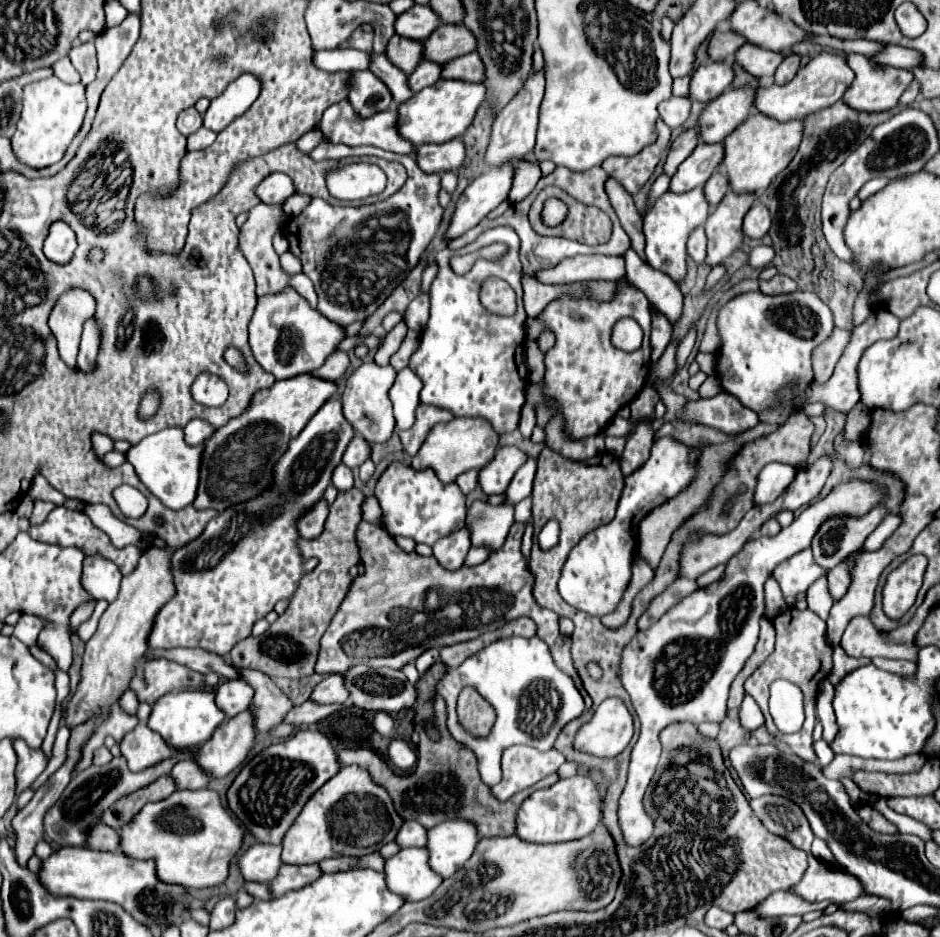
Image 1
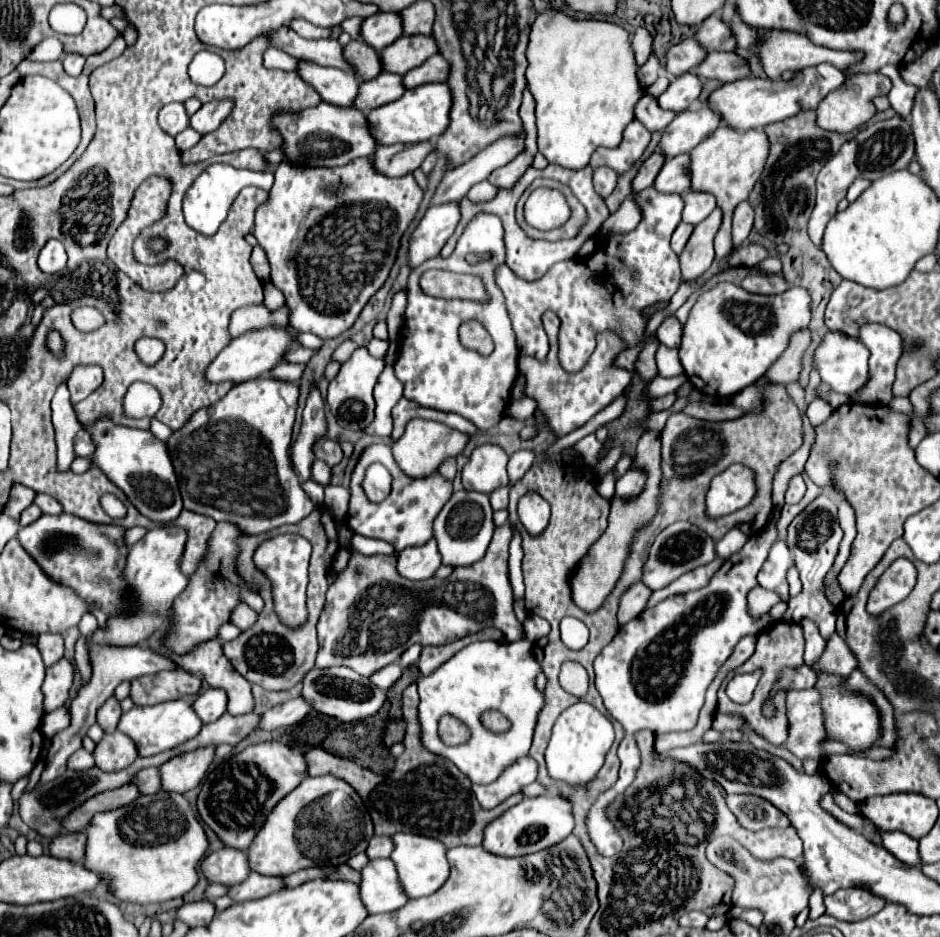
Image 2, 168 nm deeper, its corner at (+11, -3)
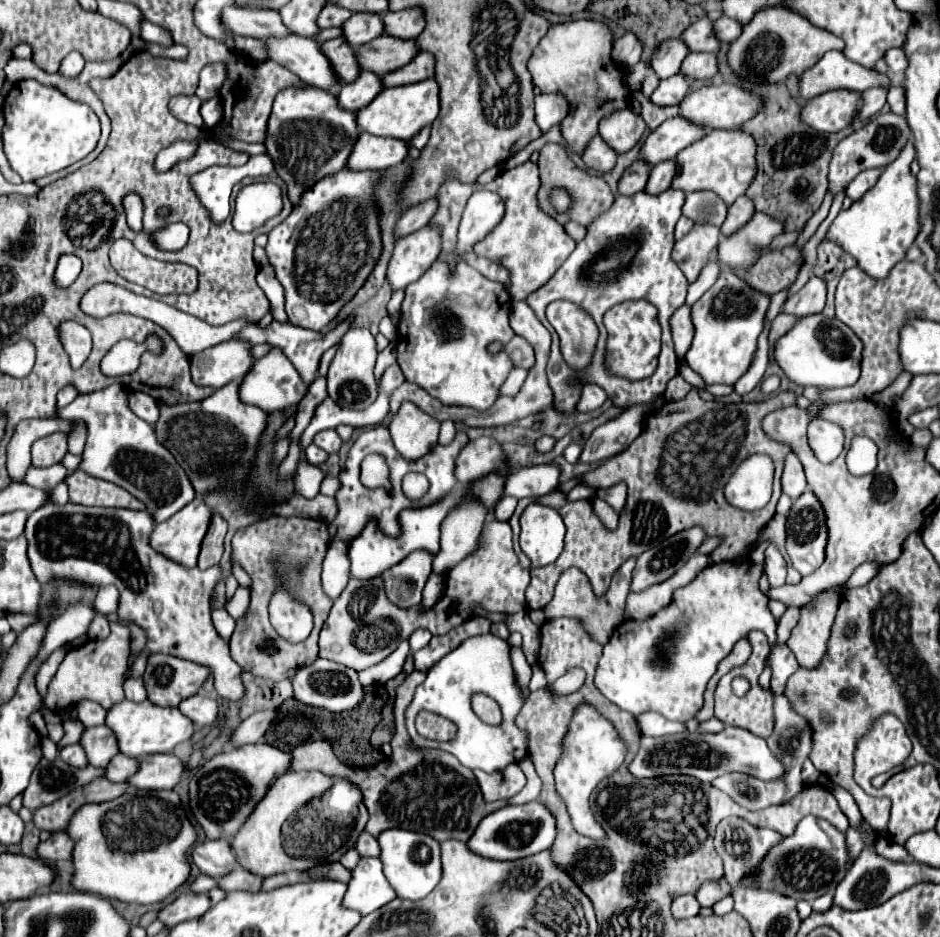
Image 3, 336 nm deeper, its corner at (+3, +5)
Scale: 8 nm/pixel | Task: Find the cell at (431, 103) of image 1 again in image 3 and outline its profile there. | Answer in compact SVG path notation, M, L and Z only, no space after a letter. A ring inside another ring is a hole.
M435 79L383 89L365 109L359 109L355 113L361 131L367 131L377 137L393 137L401 141L411 141L425 125L431 125L437 115L439 115L439 87Z

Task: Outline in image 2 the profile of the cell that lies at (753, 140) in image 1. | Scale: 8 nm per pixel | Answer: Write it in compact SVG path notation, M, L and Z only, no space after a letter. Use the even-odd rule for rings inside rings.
M729 125L717 127L705 141L701 141L691 153L691 189L693 191L707 191L715 195L717 205L723 209L723 225L715 235L715 259L725 259L731 249L731 219L733 209L745 201L755 187L759 175L765 167L765 157L769 155L769 137L767 133L737 133L729 129Z

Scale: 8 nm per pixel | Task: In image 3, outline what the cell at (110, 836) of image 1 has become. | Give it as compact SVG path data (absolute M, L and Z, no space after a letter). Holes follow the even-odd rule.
M63 831L53 833L47 841L37 845L37 857L43 859L45 863L67 861L71 859L71 853L73 853L73 841Z

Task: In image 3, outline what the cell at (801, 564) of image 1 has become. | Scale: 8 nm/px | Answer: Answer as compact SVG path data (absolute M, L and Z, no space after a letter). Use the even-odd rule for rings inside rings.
M775 545L765 549L765 573L771 587L781 587L785 583L785 559Z

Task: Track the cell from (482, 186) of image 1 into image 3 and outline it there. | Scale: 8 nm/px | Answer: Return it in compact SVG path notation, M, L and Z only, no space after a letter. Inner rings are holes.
M419 229L397 241L387 265L387 283L391 291L405 289L417 281L441 253L441 235L437 229Z

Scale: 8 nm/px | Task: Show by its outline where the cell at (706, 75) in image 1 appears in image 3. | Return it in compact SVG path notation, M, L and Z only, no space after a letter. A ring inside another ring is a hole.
M673 75L665 81L659 81L659 87L653 91L653 95L649 97L651 103L665 107L665 105L679 105L681 99L687 95L689 91L689 83L685 81L683 75Z

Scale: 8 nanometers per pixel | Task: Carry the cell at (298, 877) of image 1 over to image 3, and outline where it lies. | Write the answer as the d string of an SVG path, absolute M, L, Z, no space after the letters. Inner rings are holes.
M243 867L233 869L231 873L227 873L225 877L221 877L217 881L217 885L223 891L259 891L261 889L261 877L253 875L249 871L245 871Z

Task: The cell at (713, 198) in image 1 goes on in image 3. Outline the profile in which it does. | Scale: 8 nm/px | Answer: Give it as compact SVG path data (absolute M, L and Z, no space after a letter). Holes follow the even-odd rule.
M693 191L685 197L683 215L695 223L709 223L719 227L725 221L727 205L713 191Z

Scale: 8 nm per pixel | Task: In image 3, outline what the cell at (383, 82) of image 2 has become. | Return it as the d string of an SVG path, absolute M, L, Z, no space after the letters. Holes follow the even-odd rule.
M361 71L353 83L341 85L337 93L337 103L345 111L359 111L361 107L367 107L369 101L373 101L381 89L383 89L381 77L369 71Z

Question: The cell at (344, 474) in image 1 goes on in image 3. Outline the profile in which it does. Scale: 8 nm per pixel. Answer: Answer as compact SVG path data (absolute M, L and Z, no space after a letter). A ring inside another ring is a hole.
M309 445L309 447L307 447L307 451L305 451L305 457L307 457L307 461L309 461L309 463L319 465L319 463L323 463L323 461L327 459L327 453L325 453L323 449L319 449L317 445Z

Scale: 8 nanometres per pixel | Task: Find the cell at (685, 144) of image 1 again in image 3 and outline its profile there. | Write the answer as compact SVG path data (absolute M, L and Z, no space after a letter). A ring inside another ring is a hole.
M645 161L631 163L619 179L619 195L629 197L637 191L643 191L645 183L647 183L647 177L649 177L649 165Z

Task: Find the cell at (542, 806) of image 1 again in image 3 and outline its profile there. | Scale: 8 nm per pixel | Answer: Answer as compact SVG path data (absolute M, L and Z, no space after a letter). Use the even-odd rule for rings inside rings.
M531 801L525 805L509 805L489 813L475 829L473 837L469 837L469 851L479 857L489 857L493 861L517 861L539 851L549 849L555 839L555 819L539 801Z

